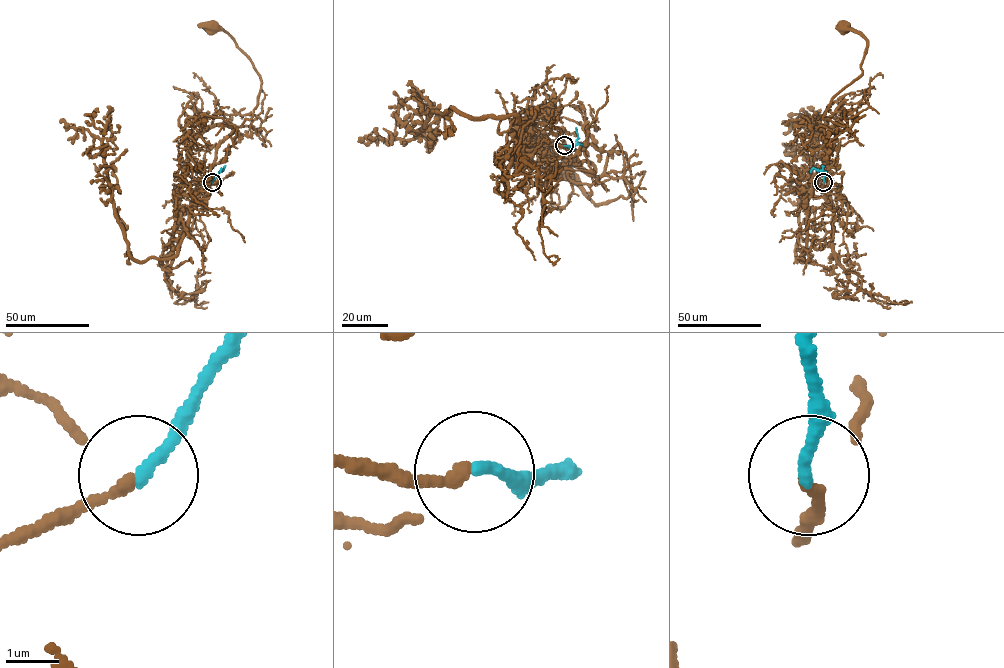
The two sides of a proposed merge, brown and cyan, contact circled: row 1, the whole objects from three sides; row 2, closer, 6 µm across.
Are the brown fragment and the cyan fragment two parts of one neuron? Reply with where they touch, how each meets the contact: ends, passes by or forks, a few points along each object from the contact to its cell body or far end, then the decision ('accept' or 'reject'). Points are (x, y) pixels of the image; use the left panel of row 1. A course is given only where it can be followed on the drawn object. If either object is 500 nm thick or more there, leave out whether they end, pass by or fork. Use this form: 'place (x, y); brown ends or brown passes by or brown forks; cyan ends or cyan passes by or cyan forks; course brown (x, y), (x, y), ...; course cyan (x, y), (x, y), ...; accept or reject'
place (212, 182); brown ends; cyan ends; course brown (211, 183), (194, 197), (180, 192), (194, 141), (250, 119), (261, 82), (235, 41), (210, 25); course cyan (212, 183), (221, 168), (220, 172); accept

